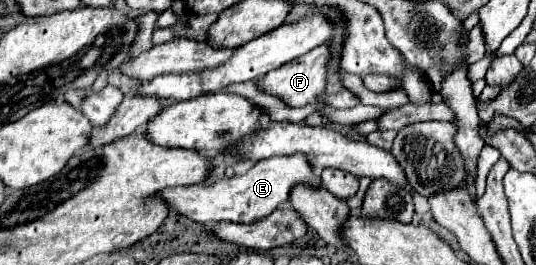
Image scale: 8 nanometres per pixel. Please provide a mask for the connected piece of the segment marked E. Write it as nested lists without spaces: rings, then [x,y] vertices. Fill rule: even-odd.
[[[289,155],[289,157],[267,157],[257,161],[245,175],[233,175],[229,179],[221,179],[213,185],[189,185],[189,187],[171,187],[163,189],[155,197],[159,197],[169,209],[177,209],[177,213],[203,223],[211,225],[215,221],[257,221],[259,217],[267,217],[267,213],[275,211],[281,203],[289,199],[291,187],[303,183],[311,187],[319,187],[319,177],[315,177],[311,165],[307,165],[307,157]]]

